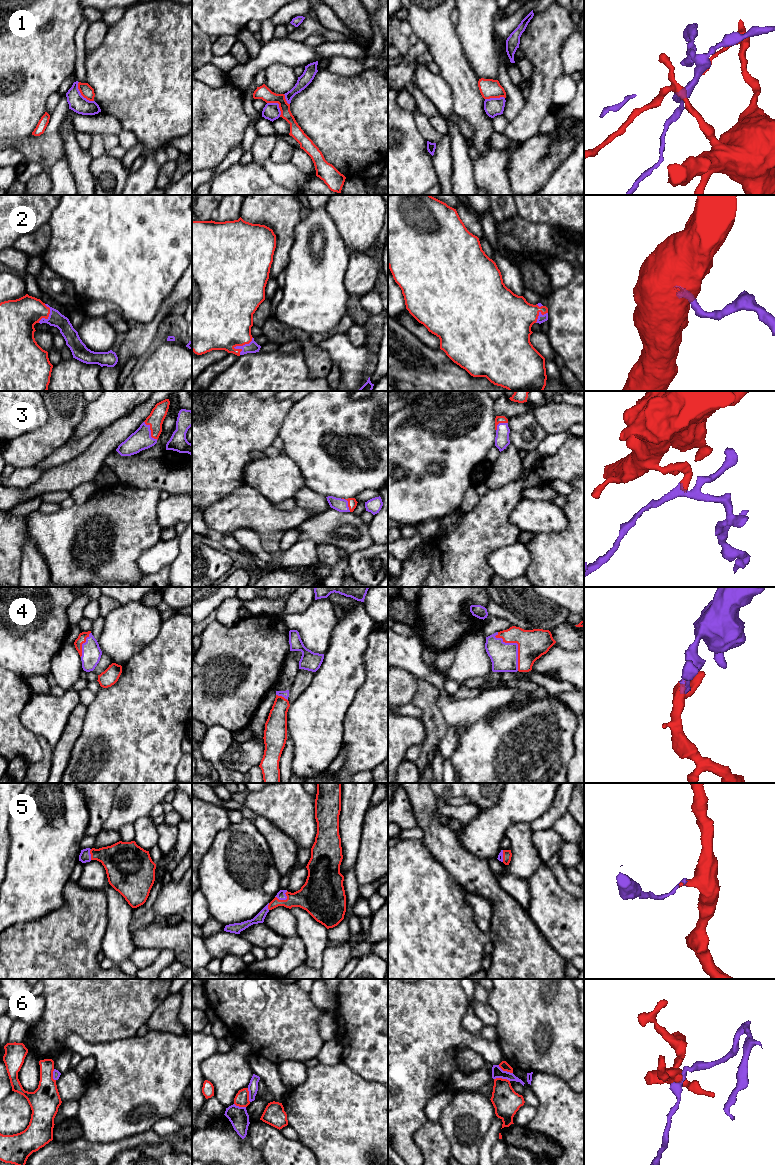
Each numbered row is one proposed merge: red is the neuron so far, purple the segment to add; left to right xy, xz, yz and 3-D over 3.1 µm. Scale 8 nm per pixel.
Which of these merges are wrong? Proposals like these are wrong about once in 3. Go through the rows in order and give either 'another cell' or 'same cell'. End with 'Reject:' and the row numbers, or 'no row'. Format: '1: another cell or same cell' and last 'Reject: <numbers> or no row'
1: another cell
2: same cell
3: same cell
4: same cell
5: same cell
6: another cell
Reject: 1, 6

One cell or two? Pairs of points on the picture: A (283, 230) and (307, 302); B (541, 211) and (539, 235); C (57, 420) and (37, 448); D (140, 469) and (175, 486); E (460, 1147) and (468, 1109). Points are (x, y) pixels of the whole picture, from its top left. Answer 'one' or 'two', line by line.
A: two
B: two
C: one
D: one
E: one

